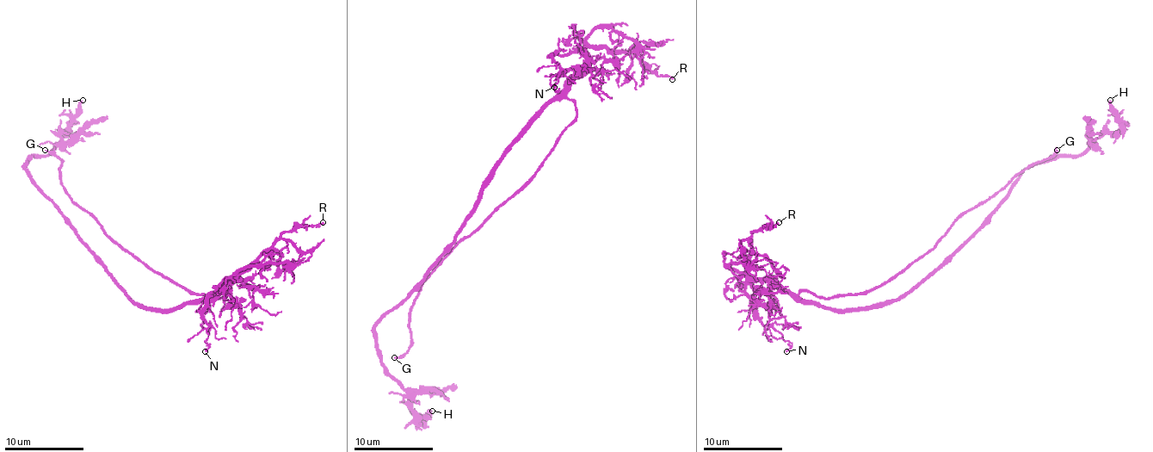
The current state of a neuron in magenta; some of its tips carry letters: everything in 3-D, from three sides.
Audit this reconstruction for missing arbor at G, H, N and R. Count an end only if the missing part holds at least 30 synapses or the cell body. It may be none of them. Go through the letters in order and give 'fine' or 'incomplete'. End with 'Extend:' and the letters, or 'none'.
G: incomplete
H: fine
N: fine
R: fine
Extend: G

